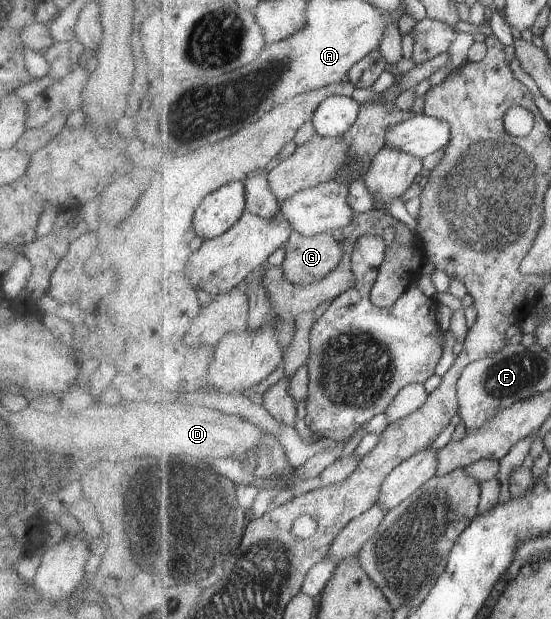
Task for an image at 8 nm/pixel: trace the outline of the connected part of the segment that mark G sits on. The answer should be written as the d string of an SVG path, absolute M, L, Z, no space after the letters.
M294 231L284 247L286 259L281 267L288 281L296 285L322 281L344 258L342 245L331 233L306 236Z

